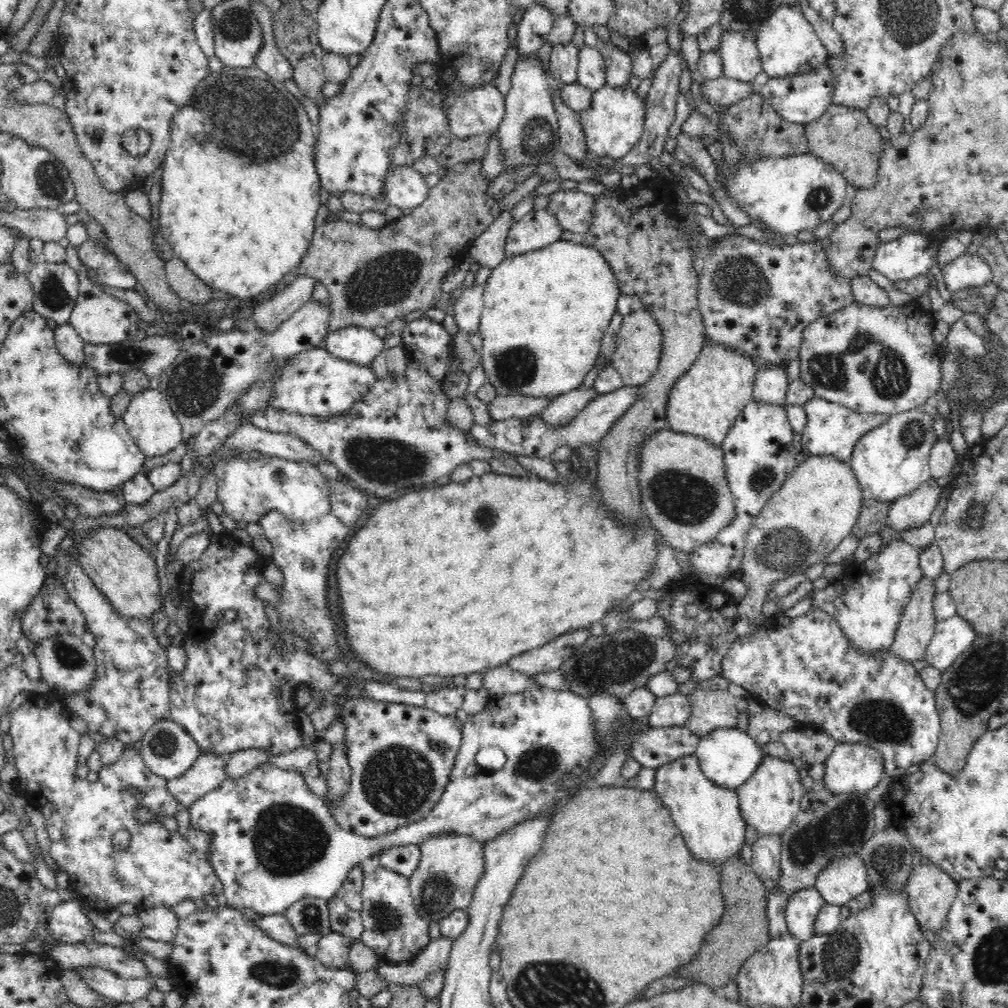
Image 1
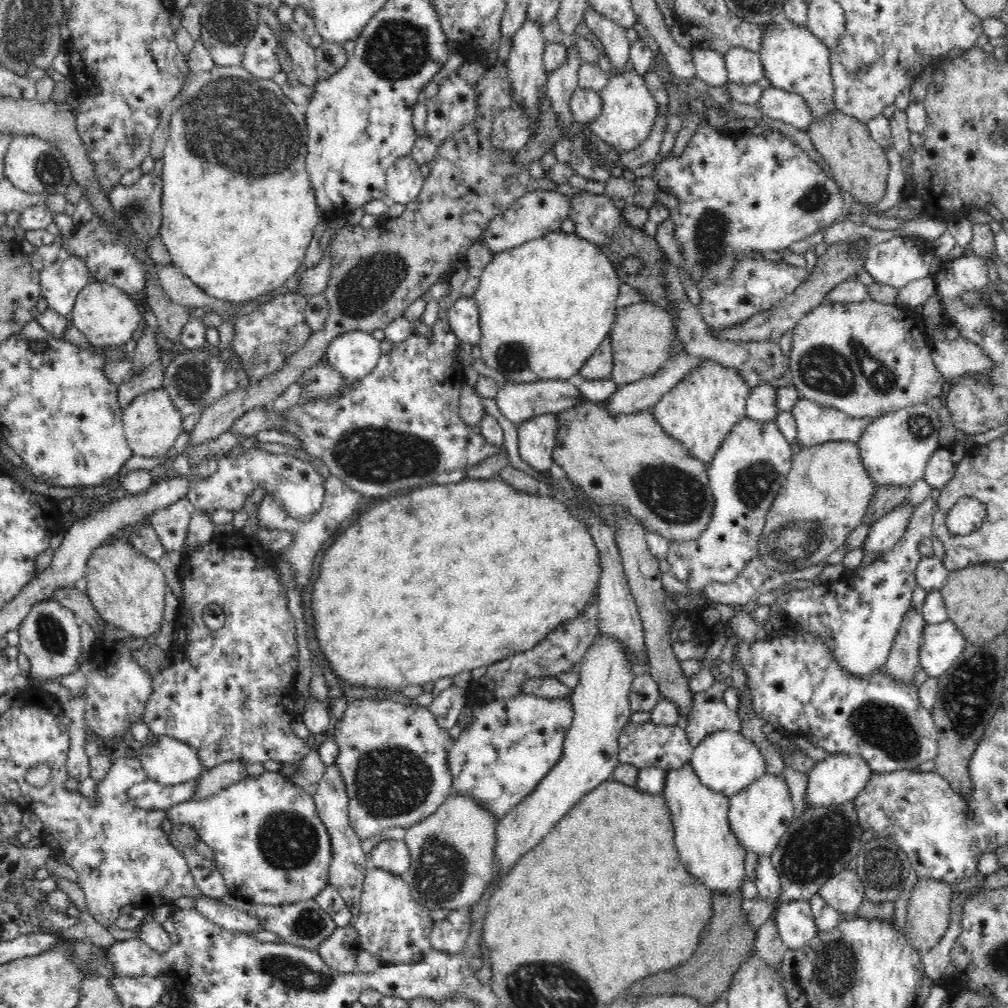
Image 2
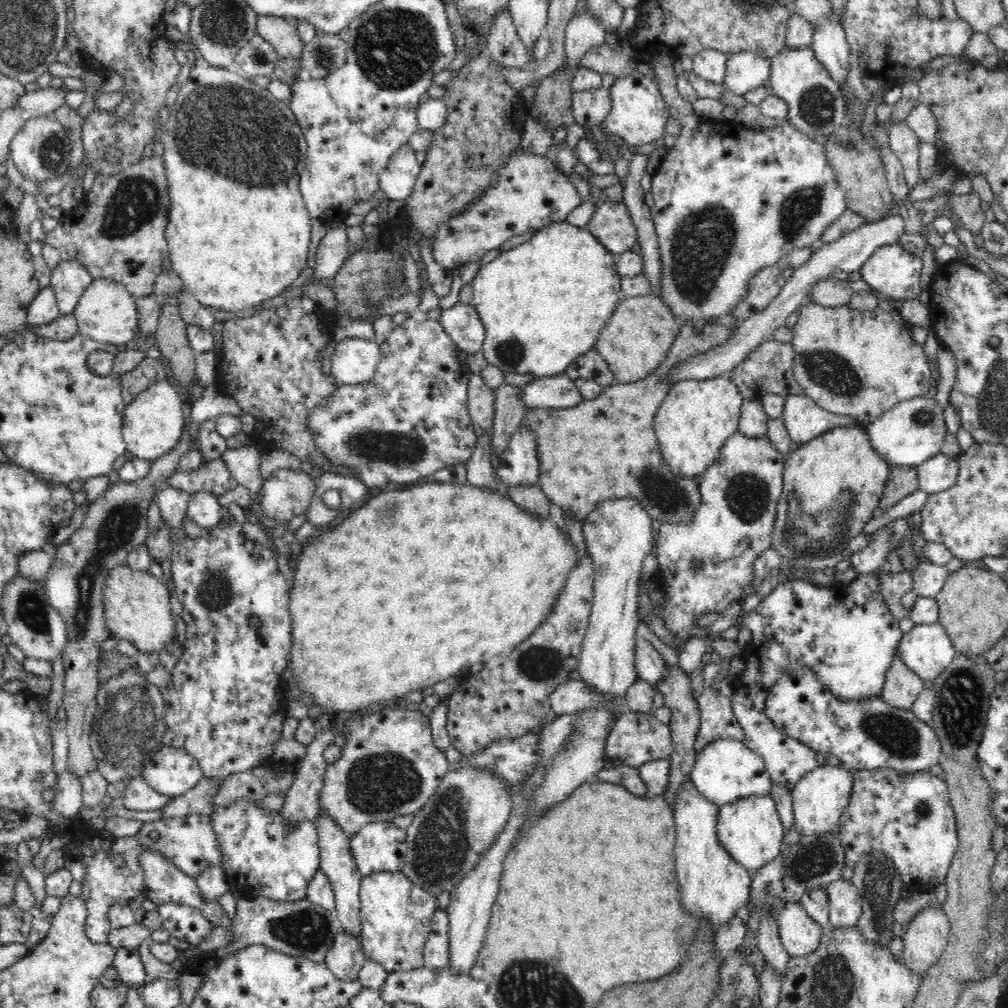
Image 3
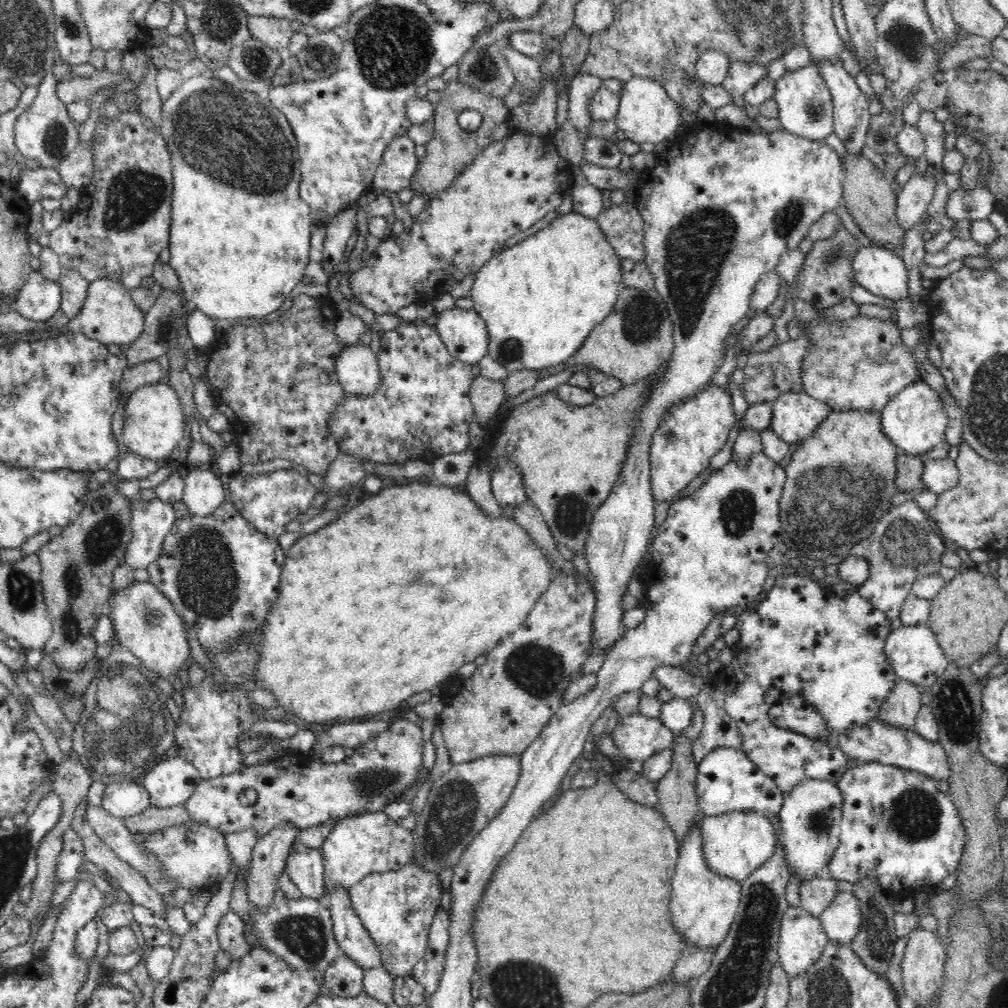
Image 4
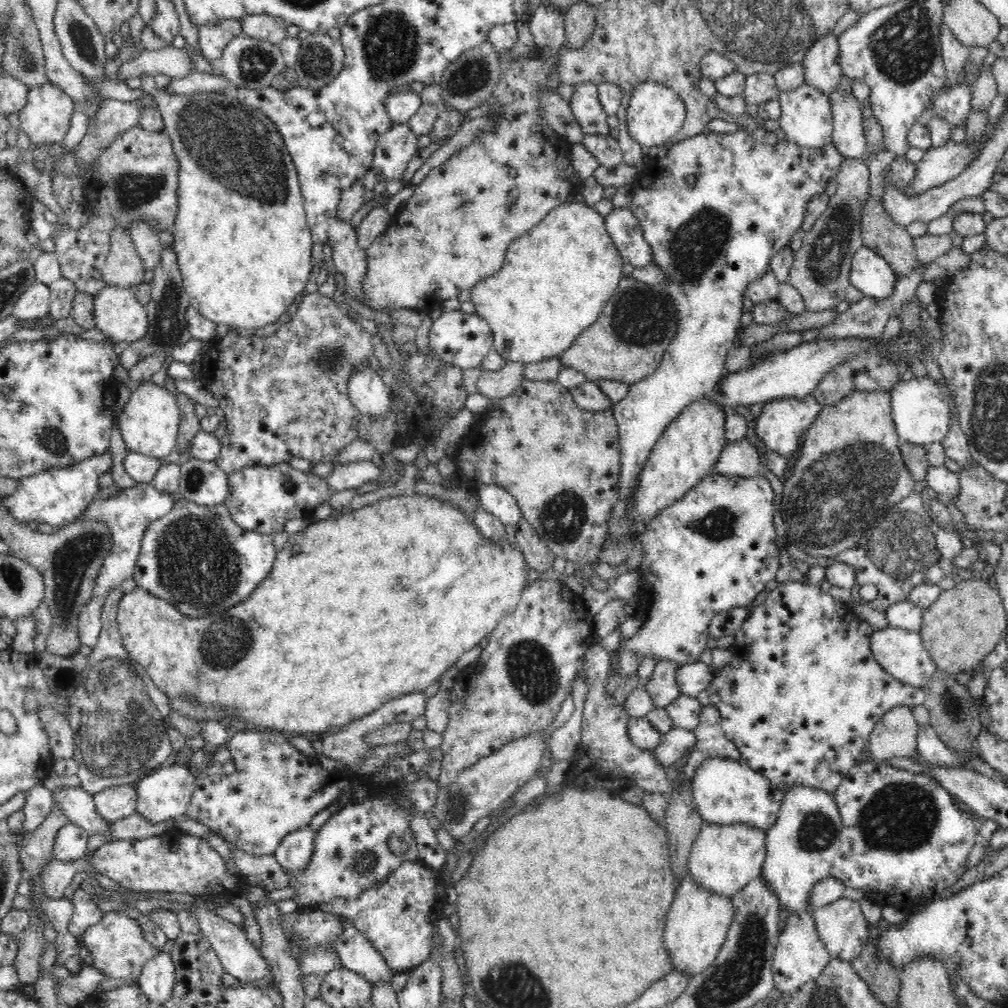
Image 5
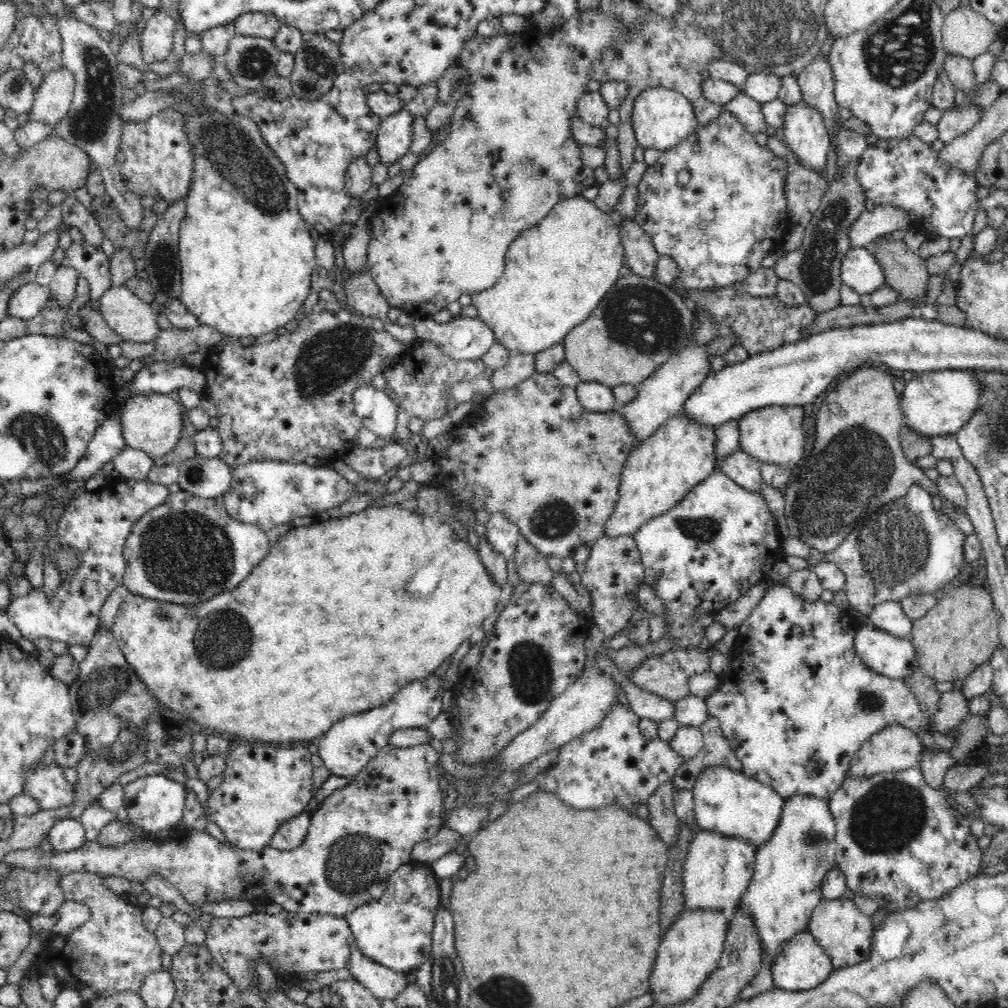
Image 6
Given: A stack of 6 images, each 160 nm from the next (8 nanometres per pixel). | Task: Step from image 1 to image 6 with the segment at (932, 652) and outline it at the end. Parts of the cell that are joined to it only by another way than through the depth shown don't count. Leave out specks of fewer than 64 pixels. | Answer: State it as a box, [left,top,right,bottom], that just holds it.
[854,625,919,679]

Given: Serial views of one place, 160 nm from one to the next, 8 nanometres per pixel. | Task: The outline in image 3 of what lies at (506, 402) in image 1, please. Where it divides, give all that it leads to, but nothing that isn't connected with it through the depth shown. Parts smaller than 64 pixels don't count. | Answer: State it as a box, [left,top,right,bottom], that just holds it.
[520,373,584,410]

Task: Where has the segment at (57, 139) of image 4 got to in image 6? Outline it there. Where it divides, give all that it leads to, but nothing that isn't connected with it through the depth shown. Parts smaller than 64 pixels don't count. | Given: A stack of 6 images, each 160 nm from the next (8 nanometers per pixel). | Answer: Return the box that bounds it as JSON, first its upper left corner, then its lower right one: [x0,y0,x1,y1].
[18,68,75,125]

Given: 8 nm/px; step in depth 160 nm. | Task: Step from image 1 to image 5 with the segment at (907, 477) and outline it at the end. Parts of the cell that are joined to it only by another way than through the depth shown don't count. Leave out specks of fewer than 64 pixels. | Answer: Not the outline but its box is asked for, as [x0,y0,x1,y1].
[891,375,954,445]

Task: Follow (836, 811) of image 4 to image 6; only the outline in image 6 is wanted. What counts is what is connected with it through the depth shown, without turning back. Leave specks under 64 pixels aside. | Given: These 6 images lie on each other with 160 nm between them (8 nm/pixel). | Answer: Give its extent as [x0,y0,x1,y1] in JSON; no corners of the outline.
[737,795,836,956]

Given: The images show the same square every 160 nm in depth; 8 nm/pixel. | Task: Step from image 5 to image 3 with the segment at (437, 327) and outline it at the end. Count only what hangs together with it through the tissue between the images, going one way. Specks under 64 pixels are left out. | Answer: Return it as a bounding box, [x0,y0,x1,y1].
[439,303,485,356]

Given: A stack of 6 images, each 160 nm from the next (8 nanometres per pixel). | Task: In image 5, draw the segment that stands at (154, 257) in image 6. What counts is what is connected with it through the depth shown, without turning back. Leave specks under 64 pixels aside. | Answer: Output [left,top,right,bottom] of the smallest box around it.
[120,244,192,370]

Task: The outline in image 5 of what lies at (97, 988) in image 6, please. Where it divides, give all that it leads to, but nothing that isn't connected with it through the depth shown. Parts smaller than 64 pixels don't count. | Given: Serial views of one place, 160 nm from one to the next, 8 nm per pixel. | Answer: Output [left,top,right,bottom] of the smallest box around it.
[81,911,161,978]

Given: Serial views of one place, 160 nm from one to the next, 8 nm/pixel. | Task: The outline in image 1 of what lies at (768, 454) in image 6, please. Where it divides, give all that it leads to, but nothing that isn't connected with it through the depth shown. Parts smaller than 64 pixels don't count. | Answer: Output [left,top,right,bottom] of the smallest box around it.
[801,397,888,462]

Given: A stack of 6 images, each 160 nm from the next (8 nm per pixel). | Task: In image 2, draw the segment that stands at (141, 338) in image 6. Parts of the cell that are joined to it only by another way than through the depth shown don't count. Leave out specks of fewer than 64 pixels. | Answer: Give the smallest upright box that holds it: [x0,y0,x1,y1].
[70,281,142,347]

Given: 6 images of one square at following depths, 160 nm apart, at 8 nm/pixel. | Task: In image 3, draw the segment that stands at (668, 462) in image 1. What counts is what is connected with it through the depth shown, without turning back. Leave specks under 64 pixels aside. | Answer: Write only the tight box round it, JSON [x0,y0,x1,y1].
[521,319,740,524]

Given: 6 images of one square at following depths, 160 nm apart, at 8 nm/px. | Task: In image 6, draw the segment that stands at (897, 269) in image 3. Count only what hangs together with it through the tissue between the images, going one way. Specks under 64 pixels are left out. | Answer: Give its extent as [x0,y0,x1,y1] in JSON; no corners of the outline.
[842,247,885,294]

